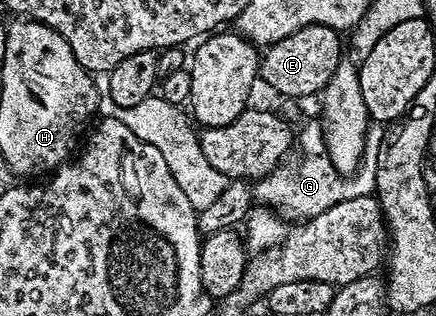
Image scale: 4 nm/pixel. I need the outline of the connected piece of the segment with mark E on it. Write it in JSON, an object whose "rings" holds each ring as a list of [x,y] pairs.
{"rings":[[[306,25],[293,31],[293,35],[285,35],[285,39],[266,46],[258,72],[262,84],[264,81],[269,88],[276,89],[283,99],[302,99],[305,95],[322,94],[329,79],[333,79],[333,71],[337,71],[345,57],[345,45],[339,42],[339,37],[333,27]]]}

